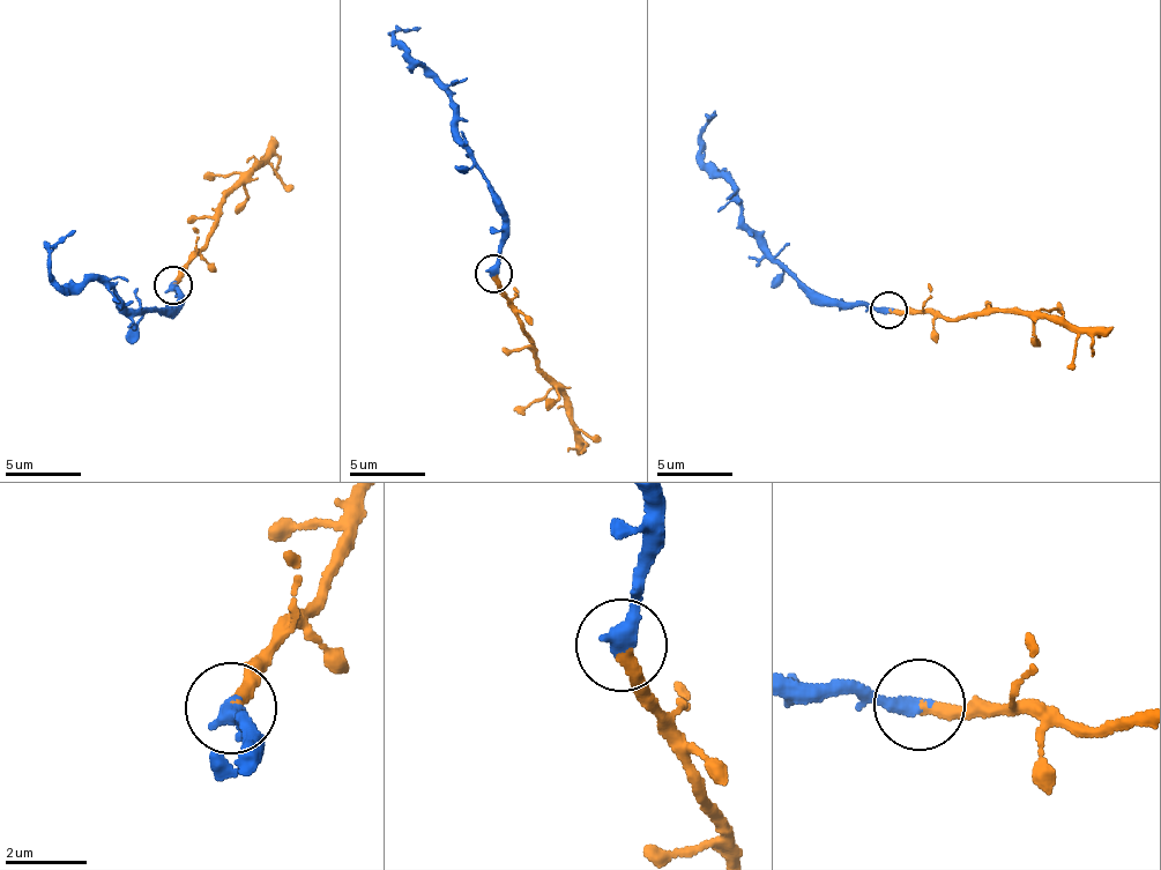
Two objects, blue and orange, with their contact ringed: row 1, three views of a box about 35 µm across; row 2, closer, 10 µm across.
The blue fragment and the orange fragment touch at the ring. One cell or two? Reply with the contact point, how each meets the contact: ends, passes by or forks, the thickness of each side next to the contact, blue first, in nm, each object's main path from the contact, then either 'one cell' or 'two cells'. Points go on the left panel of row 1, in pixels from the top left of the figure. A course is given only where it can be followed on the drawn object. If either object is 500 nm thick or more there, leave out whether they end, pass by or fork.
(172, 285) | blue ends | orange ends | 440/320 nm | blue via (172, 285), (173, 313), (125, 306), (92, 281), (69, 287), (50, 272), (50, 254), (76, 232) | orange via (172, 285), (215, 228), (235, 180), (268, 154), (280, 161), (273, 175) | one cell

